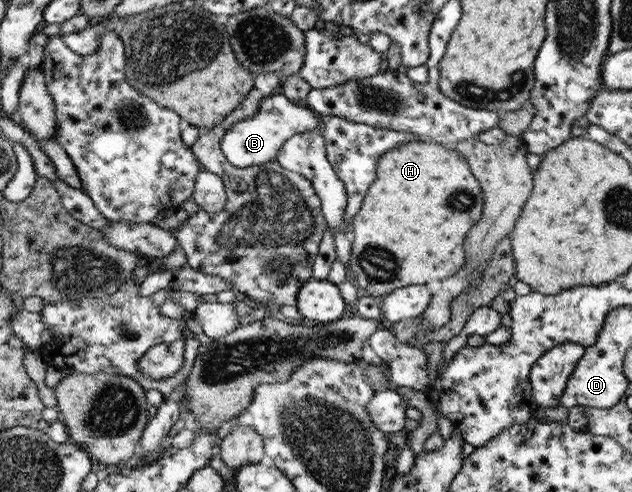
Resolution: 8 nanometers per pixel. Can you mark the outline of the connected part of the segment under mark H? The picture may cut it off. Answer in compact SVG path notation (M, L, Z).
M433 140L404 143L400 147L396 147L396 149L390 149L390 151L379 157L376 165L376 179L372 181L369 191L370 197L366 197L366 205L362 205L362 213L358 213L358 221L356 219L352 221L354 223L354 241L351 241L349 269L354 273L356 281L358 281L357 286L361 294L381 299L399 287L424 285L431 281L442 281L442 279L457 275L463 270L467 263L467 252L464 250L464 241L466 241L466 235L469 235L468 231L482 217L484 195L480 189L480 182L478 182L478 179L476 179L476 176L474 176L470 169L468 160L460 152L449 150Z

